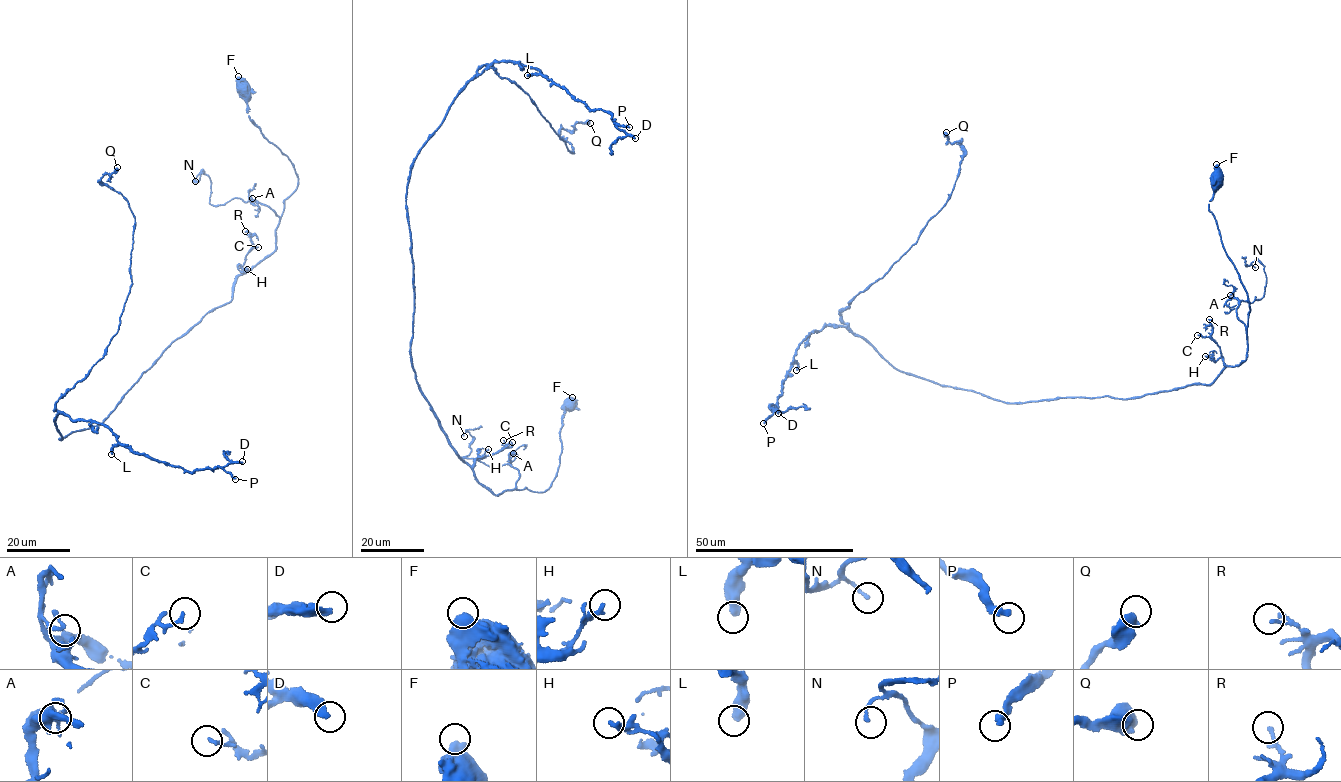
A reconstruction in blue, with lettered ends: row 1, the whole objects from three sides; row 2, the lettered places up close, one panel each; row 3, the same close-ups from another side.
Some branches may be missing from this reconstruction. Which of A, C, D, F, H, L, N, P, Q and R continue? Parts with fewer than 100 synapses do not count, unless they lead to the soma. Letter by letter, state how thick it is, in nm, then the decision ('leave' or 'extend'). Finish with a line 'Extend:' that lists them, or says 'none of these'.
A: calibre 240 nm; leave
C: calibre 110 nm; leave
D: calibre 300 nm; extend
F: calibre 700 nm; leave
H: calibre 150 nm; leave
L: calibre 440 nm; leave
N: calibre 150 nm; leave
P: calibre 320 nm; leave
Q: calibre 650 nm; leave
R: calibre 160 nm; leave
Extend: D

